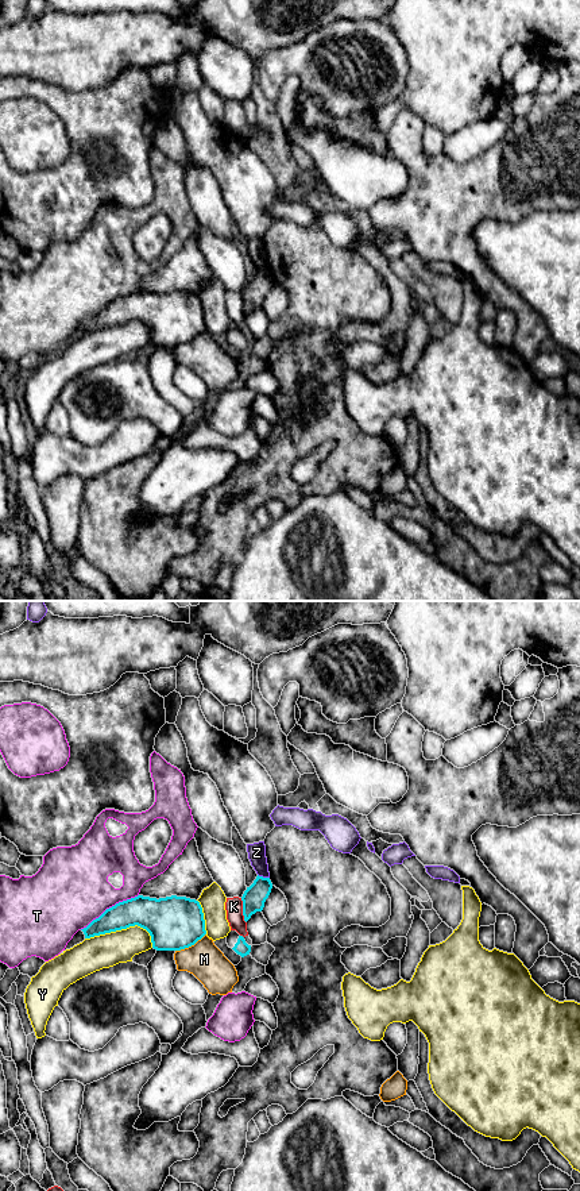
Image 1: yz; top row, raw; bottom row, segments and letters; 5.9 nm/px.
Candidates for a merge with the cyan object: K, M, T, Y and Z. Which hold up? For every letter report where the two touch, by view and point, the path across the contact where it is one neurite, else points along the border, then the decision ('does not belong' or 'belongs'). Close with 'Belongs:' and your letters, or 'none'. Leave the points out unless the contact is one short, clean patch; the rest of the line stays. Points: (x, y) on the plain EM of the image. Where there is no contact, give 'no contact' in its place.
K: contact yz (243, 305); does not belong
M: contact yz (190, 340); border yz (205, 328), (193, 339), (176, 346); does not belong
T: contact yz (109, 303); does not belong
Y: contact yz (124, 323); does not belong
Z: contact yz (262, 272); border yz (258, 269), (269, 273); does not belong
Belongs: none

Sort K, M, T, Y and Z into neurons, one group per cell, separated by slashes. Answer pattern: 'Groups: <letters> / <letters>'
Groups: K / M / T / Y / Z

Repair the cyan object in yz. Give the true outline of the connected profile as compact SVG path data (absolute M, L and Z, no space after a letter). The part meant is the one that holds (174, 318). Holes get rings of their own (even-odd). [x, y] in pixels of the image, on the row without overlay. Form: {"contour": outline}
{"contour": "M138 290L119 297L81 325L90 334L135 320L150 328L156 346L181 346L206 329L200 297L177 290L159 294Z"}

